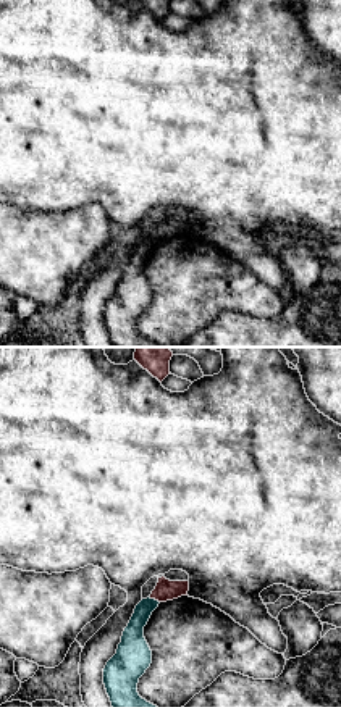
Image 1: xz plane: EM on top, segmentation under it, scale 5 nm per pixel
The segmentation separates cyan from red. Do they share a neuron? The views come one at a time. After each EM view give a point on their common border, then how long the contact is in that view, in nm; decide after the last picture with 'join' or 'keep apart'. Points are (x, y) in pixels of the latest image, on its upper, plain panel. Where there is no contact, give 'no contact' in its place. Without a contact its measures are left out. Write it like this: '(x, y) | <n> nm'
(154, 238) | 60 nm

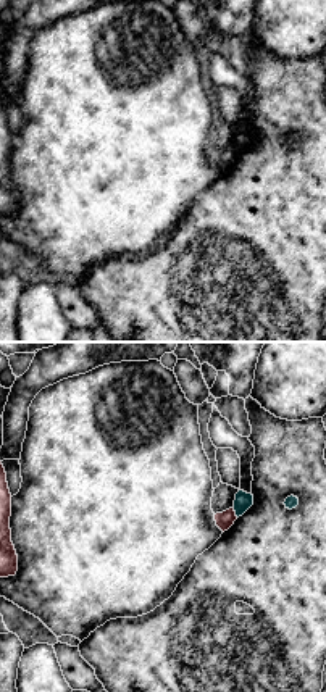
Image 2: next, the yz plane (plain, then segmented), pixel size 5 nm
(236, 152) | 50 nm

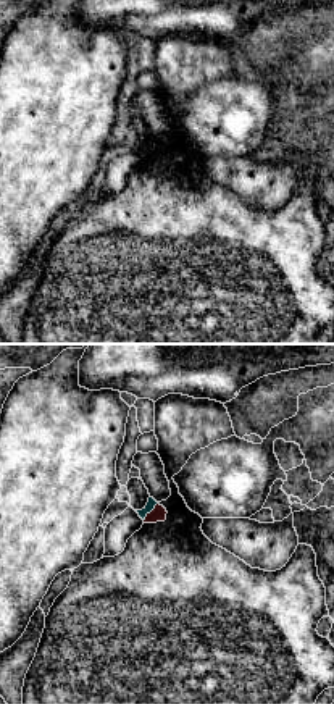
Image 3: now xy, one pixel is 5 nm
(150, 149) | 120 nm

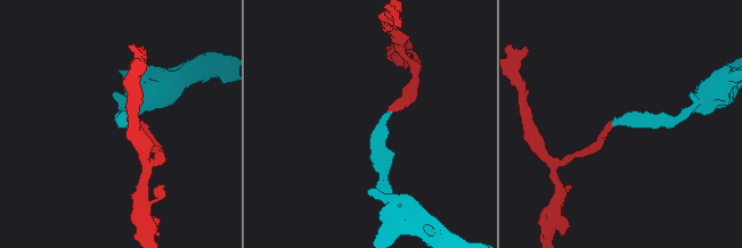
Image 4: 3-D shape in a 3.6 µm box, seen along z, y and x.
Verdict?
keep apart

